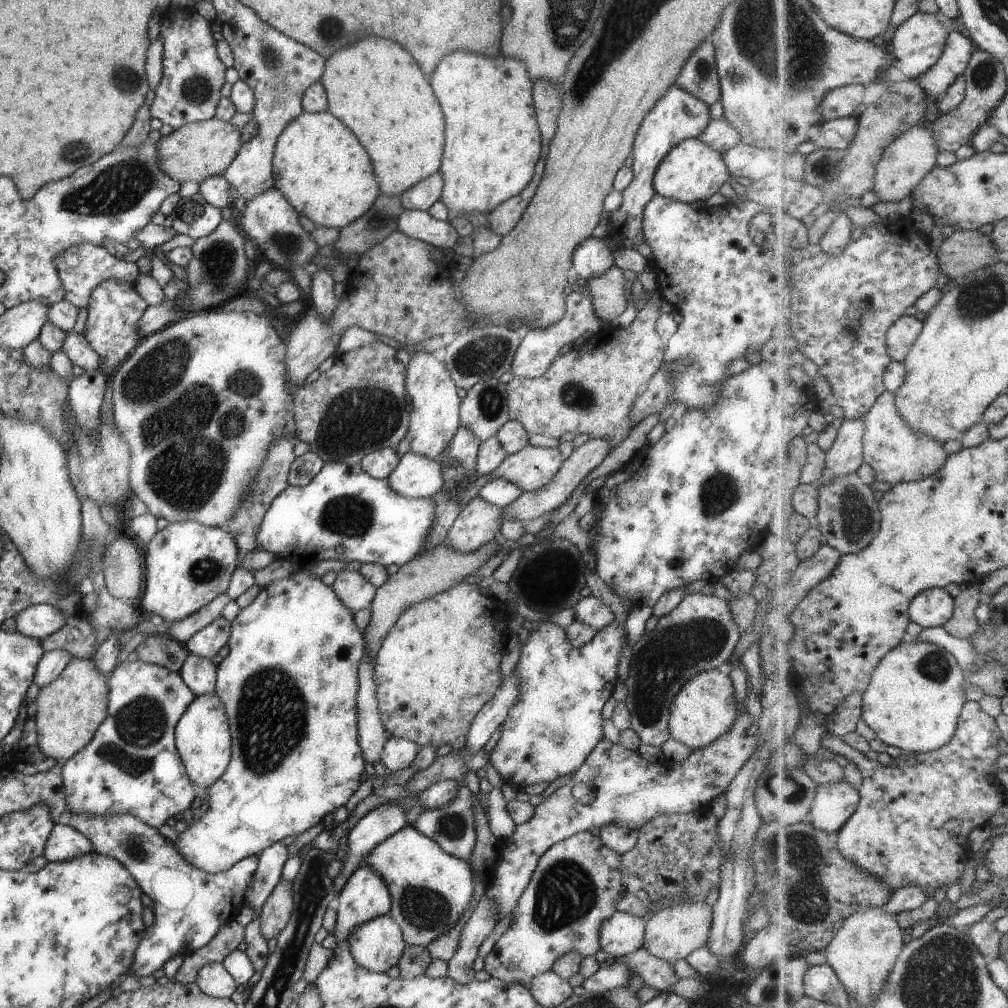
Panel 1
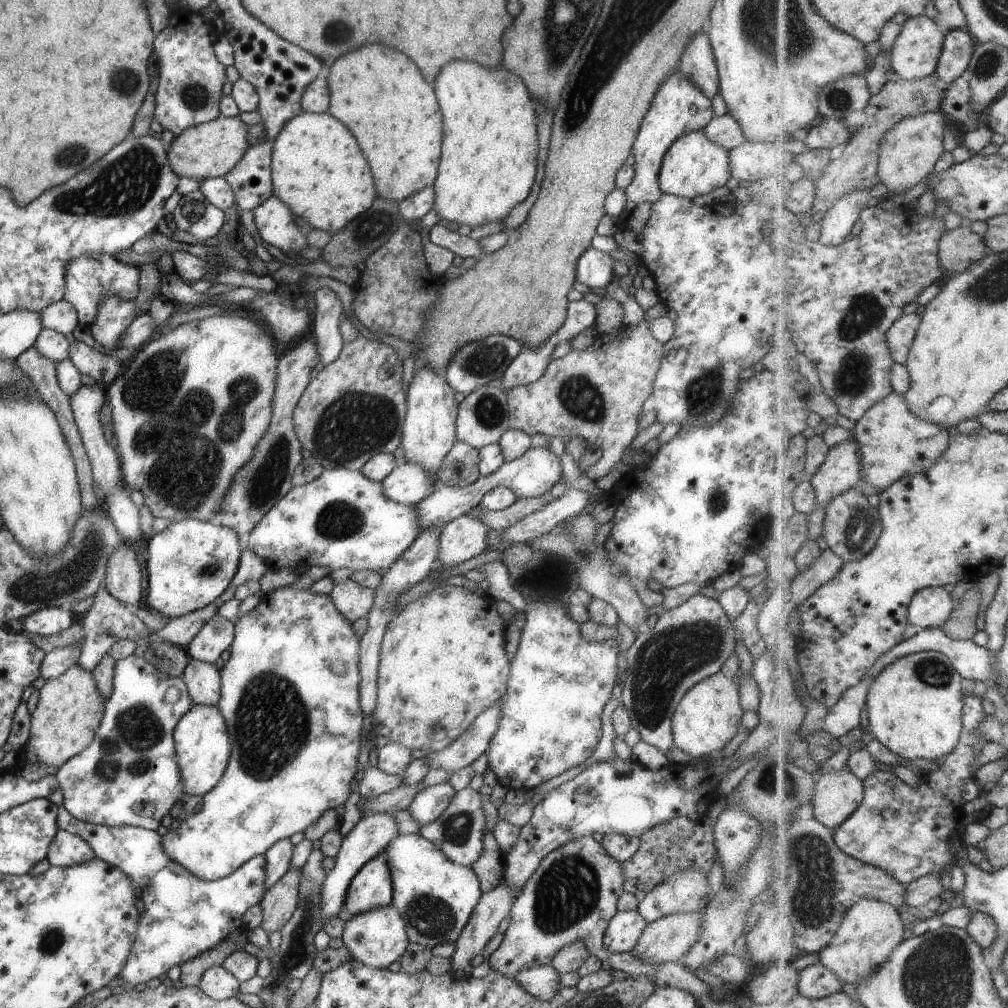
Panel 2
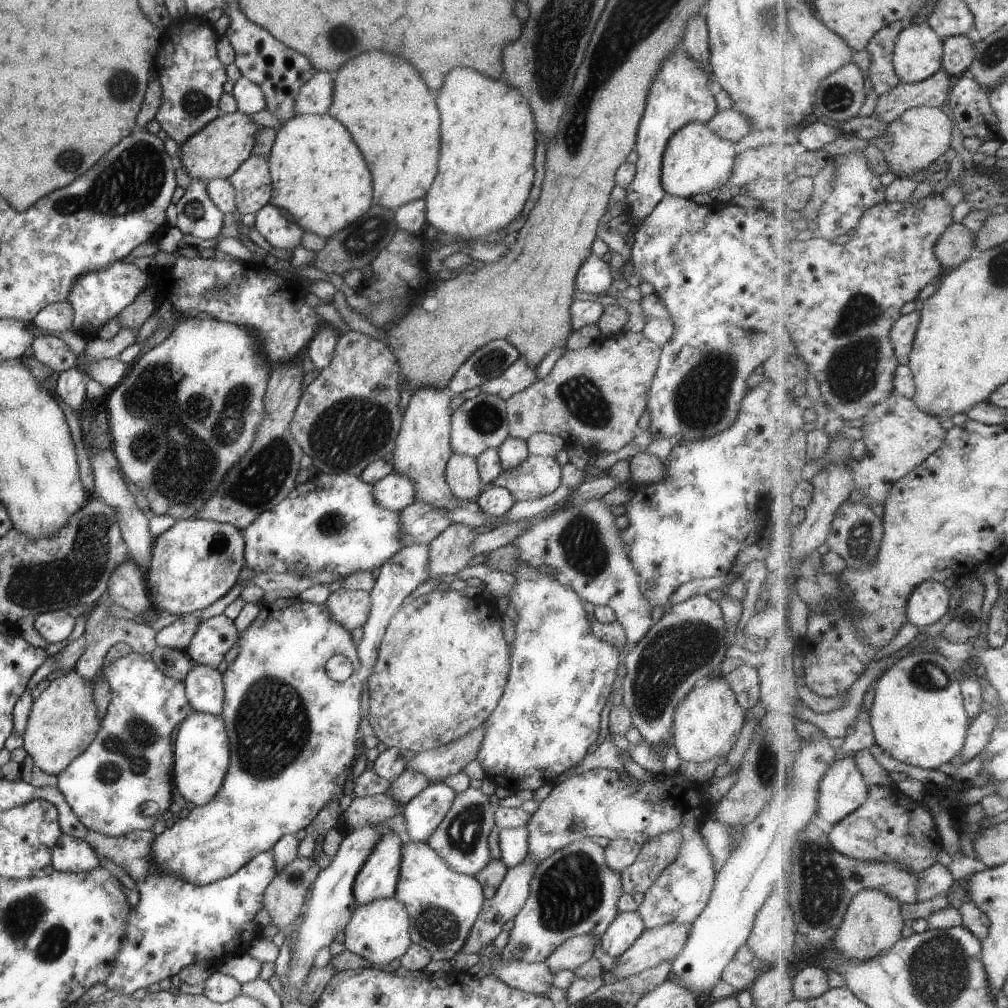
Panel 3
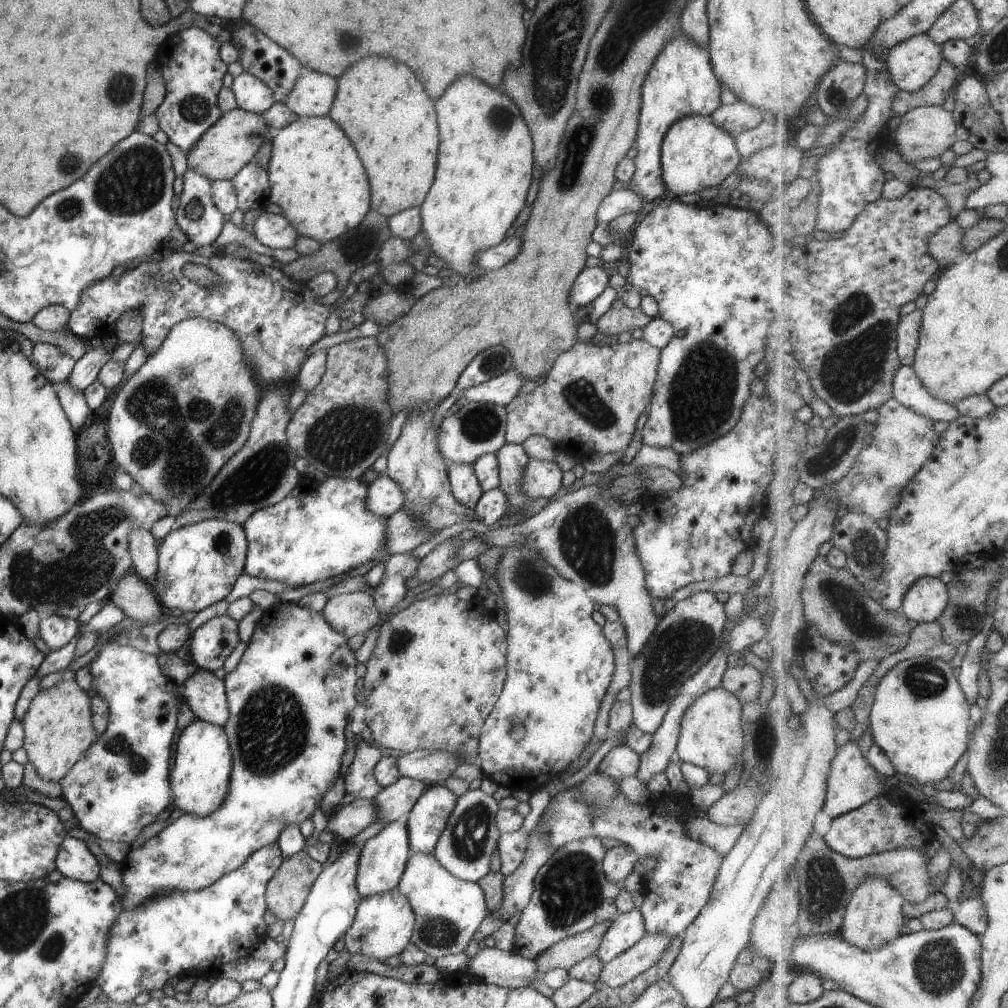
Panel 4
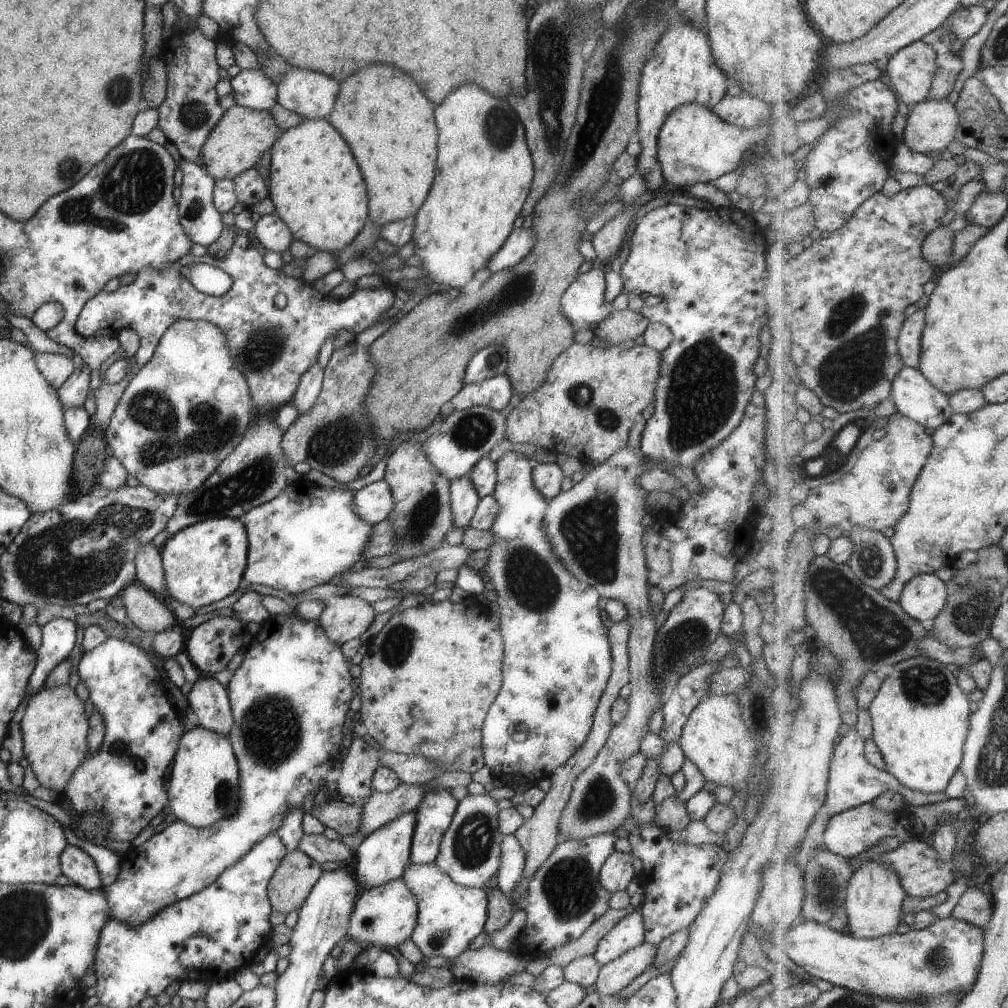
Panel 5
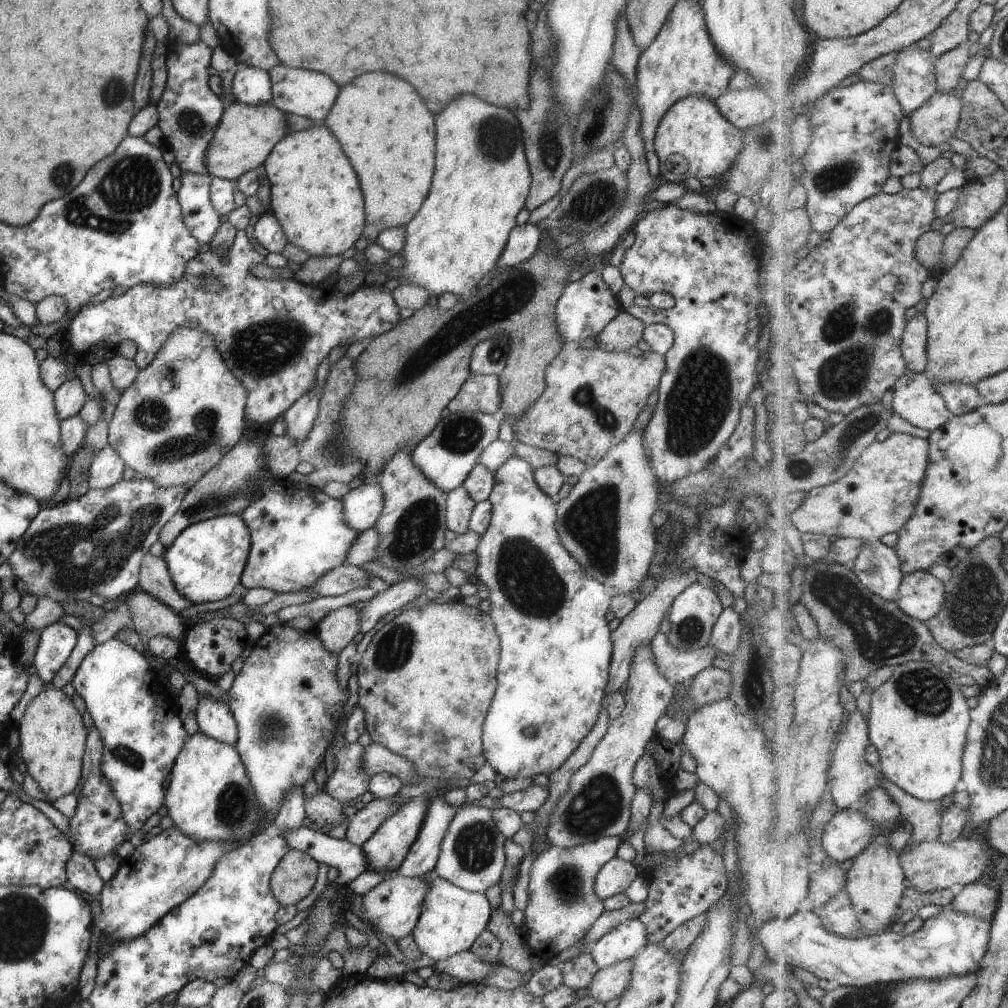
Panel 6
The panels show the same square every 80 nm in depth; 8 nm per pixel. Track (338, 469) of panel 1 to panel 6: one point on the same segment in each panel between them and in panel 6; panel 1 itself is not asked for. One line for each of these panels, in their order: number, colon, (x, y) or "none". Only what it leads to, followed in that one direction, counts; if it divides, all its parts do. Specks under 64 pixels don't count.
2: (341, 519)
3: (332, 523)
4: (320, 529)
5: (306, 535)
6: (296, 535)

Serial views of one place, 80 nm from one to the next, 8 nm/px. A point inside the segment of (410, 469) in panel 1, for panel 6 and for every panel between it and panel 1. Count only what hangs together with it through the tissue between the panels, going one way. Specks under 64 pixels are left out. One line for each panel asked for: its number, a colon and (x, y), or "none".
2: (408, 483)
3: (394, 491)
4: (384, 496)
5: (373, 502)
6: (361, 506)

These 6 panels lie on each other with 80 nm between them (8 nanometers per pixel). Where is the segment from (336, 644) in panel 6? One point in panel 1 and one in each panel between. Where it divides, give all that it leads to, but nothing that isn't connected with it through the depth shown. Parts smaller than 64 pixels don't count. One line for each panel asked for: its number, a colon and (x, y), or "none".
1: (350, 587)
2: (352, 600)
3: (350, 608)
4: (352, 613)
5: (345, 617)

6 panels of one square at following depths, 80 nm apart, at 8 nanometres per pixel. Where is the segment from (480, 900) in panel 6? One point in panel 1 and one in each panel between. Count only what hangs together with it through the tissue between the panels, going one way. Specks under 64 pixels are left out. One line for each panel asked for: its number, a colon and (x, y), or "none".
1: (428, 888)
2: (434, 895)
3: (441, 904)
4: (447, 910)
5: (449, 916)

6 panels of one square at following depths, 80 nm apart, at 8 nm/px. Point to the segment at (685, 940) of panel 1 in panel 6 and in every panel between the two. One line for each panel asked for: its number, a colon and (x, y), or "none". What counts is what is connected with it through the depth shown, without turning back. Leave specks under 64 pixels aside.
2: (666, 939)
3: (663, 943)
4: (648, 949)
5: (613, 976)
6: (606, 984)

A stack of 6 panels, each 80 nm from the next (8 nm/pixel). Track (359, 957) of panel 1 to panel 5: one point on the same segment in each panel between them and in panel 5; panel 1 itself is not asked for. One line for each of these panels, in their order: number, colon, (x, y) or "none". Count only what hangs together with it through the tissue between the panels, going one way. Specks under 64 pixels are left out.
2: (375, 938)
3: (378, 931)
4: (382, 924)
5: (385, 915)

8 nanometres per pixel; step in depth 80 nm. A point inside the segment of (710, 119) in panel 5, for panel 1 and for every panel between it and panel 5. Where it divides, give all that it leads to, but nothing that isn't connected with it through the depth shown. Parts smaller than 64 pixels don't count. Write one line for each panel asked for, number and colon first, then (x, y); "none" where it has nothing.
1: (690, 171)
2: (692, 165)
3: (694, 161)
4: (695, 153)

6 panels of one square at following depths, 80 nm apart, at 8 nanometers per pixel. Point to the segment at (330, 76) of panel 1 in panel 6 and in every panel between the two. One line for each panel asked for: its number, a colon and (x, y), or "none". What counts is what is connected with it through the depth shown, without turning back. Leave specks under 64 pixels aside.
2: (375, 91)
3: (391, 115)
4: (380, 105)
5: (396, 160)
6: (387, 133)

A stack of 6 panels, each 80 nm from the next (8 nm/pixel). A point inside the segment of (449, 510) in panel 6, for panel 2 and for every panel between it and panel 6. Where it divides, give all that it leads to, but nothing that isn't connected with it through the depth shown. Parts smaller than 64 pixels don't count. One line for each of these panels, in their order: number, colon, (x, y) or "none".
2: (459, 466)
3: (461, 474)
4: (464, 485)
5: (463, 499)

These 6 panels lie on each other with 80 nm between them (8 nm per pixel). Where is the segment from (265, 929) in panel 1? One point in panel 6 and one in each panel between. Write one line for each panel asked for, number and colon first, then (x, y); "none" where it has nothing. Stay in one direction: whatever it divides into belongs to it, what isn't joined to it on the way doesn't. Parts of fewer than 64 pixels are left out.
2: (277, 902)
3: (283, 896)
4: (285, 893)
5: (290, 883)
6: (291, 880)

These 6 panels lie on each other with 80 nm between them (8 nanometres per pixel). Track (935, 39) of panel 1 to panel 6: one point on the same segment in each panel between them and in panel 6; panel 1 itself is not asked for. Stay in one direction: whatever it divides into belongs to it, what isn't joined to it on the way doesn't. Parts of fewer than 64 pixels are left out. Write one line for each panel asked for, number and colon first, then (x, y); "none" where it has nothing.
2: (916, 52)
3: (919, 50)
4: (913, 63)
5: (911, 72)
6: (914, 80)

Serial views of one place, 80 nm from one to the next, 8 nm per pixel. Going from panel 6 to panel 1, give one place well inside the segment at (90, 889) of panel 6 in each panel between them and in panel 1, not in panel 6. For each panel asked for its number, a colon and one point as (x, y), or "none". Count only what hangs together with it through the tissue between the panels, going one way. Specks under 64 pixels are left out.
1: (63, 843)
2: (65, 849)
3: (71, 854)
4: (73, 860)
5: (78, 867)

